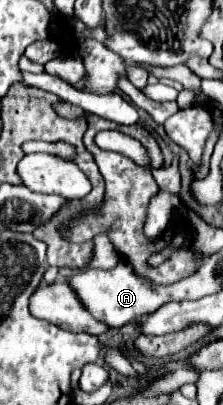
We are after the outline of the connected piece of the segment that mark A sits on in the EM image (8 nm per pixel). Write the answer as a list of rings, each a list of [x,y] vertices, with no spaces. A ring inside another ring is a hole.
[[[117,264],[113,270],[81,270],[65,278],[67,284],[75,290],[77,298],[81,300],[83,308],[89,310],[99,322],[107,324],[109,328],[119,328],[123,324],[129,324],[145,314],[155,312],[159,306],[165,304],[155,288],[151,288],[149,280],[139,278],[131,266]]]

